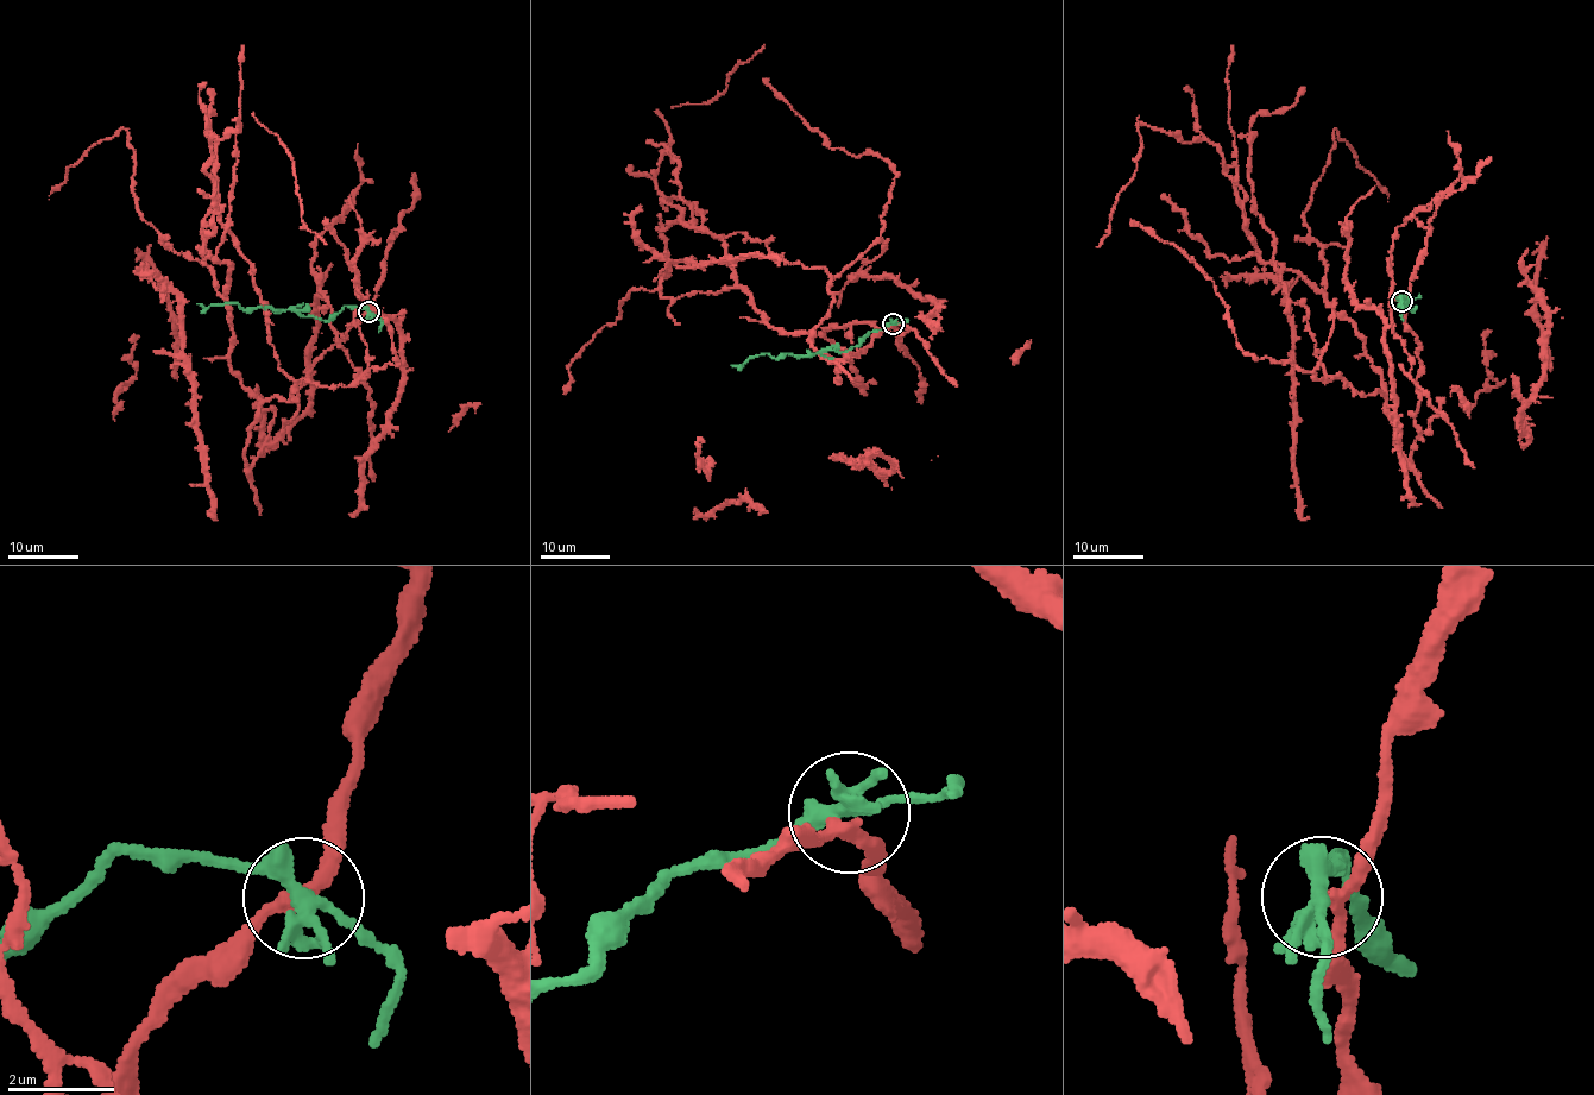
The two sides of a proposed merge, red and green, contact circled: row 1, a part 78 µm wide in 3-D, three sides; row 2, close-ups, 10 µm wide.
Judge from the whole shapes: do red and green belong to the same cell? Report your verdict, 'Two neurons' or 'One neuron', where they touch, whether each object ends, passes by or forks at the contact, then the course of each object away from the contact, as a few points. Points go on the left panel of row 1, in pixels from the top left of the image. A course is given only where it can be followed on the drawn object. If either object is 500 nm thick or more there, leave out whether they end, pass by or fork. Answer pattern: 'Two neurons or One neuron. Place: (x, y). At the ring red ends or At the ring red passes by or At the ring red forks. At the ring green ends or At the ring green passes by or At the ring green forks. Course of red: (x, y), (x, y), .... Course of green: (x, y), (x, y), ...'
Two neurons. Place: (369, 312). At the ring red passes by. At the ring green forks. Course of red: (370, 313), (249, 466), (258, 400), (202, 231), (210, 137), (252, 113), (279, 138), (327, 244). Course of green: (370, 313), (346, 306), (327, 320), (289, 309), (239, 307), (235, 303), (207, 307), (197, 303)

